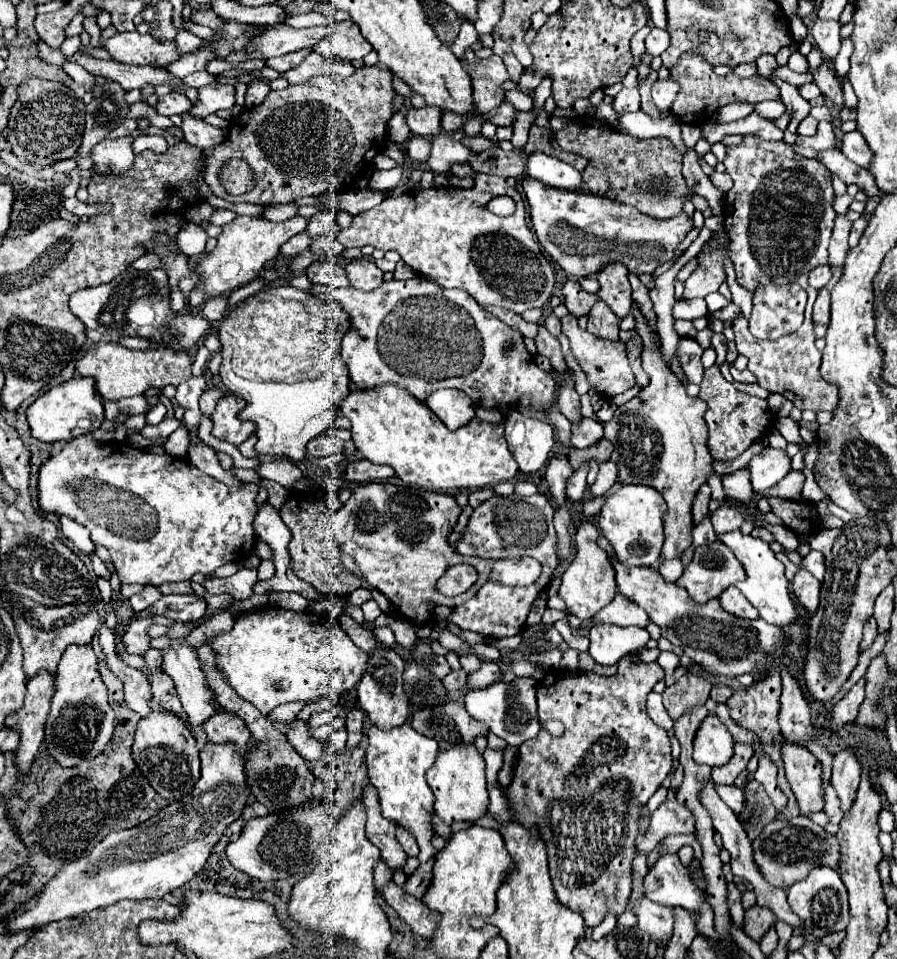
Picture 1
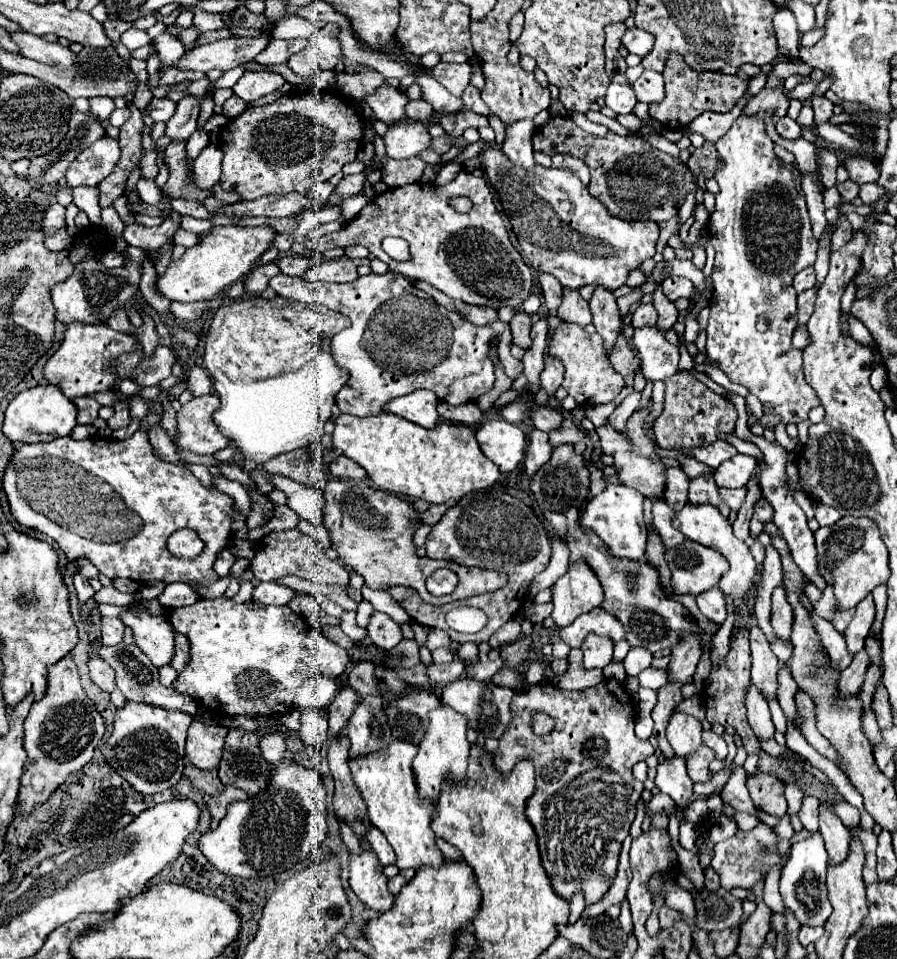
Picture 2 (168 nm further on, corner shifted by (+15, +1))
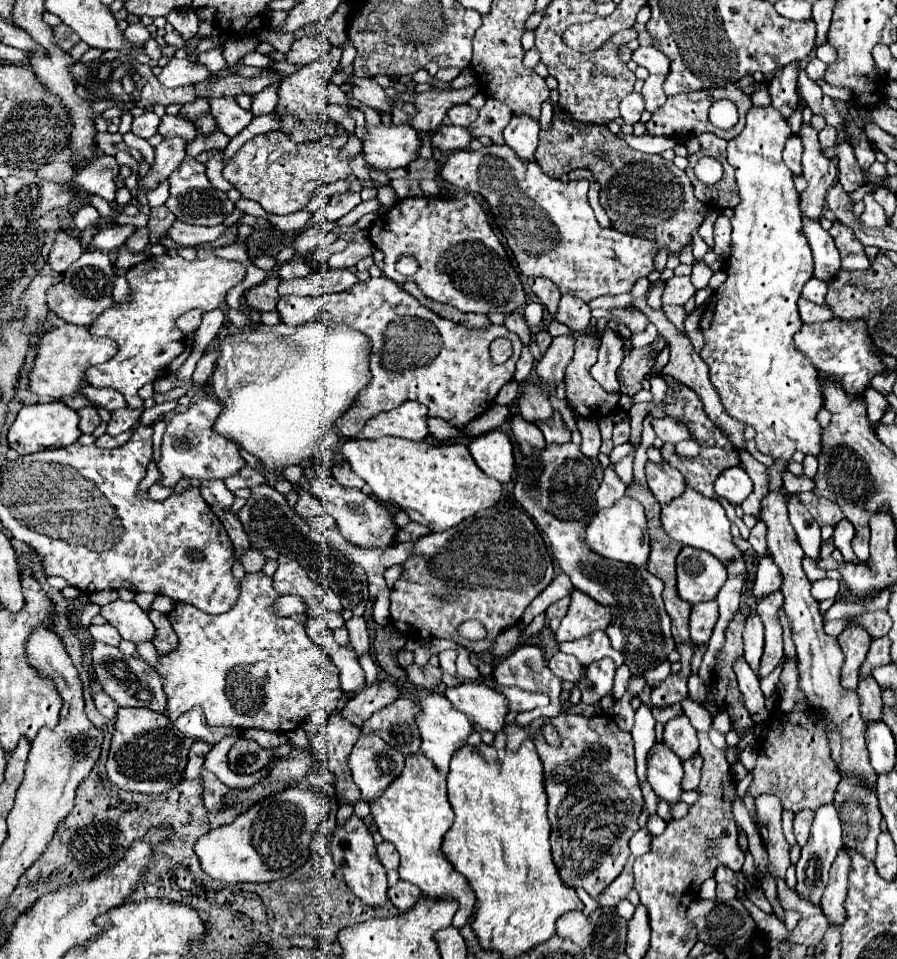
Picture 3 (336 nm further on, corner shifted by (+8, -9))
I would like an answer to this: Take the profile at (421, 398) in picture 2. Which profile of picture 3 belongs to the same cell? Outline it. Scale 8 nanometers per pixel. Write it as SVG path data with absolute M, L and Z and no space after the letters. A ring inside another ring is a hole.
M407 401L391 411L371 417L363 427L365 439L379 439L387 435L423 441L427 437L427 407L415 401Z

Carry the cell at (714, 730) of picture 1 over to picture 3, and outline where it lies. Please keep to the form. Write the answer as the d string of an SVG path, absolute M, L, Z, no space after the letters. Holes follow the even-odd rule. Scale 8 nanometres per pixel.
M679 715L679 717L671 719L665 725L663 741L673 749L673 753L681 761L685 761L691 755L695 755L697 747L699 747L699 743L697 743L697 731L693 729L693 725L689 723L689 719L685 715Z

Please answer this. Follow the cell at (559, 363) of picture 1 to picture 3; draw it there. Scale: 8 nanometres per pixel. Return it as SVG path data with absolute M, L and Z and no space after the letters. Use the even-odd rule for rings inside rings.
M523 309L513 311L511 315L507 315L507 317L505 317L505 325L507 325L507 329L509 329L509 331L513 331L513 333L517 333L517 335L519 335L519 339L521 339L521 343L523 343L523 345L529 345L531 331L529 331L529 327L527 327L527 323L525 323Z

